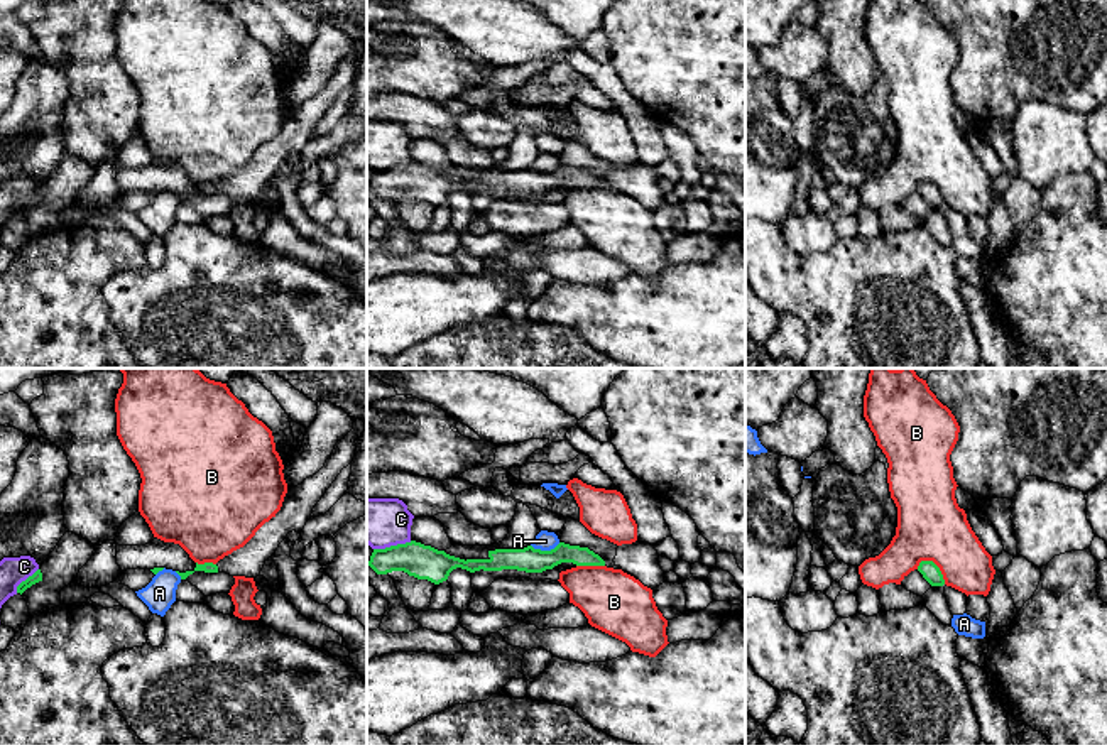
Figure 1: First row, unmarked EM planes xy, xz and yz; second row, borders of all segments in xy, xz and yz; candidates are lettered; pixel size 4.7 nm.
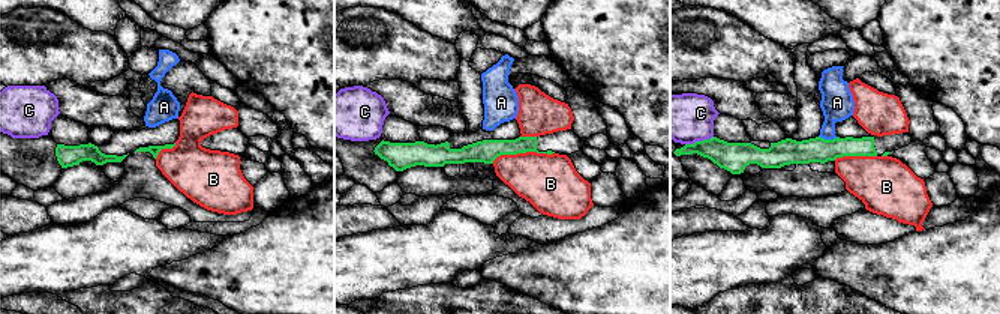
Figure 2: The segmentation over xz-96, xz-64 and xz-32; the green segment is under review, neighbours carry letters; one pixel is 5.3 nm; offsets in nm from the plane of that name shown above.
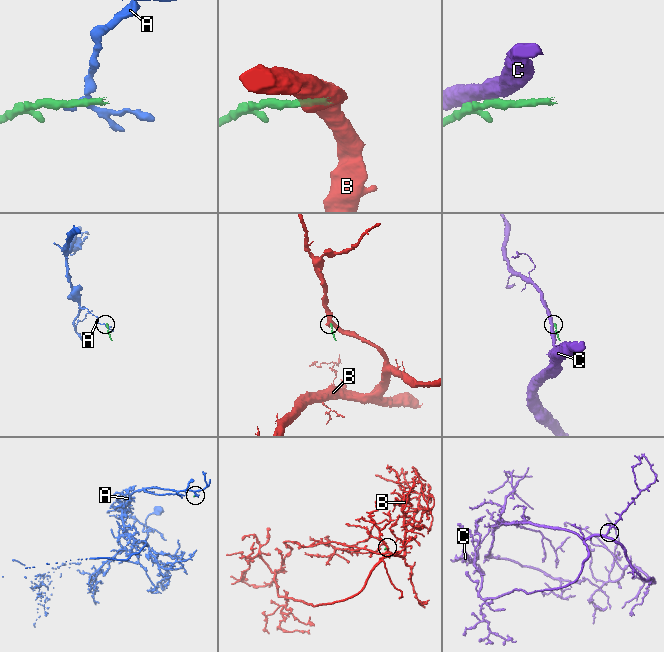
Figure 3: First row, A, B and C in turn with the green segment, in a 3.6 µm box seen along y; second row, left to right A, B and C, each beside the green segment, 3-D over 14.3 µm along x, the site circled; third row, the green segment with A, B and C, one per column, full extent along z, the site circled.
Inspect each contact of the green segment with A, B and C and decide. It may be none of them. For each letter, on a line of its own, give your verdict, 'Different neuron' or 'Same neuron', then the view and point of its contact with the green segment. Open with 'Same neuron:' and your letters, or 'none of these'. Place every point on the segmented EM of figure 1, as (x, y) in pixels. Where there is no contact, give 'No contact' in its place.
Same neuron: none of these
A: Different neuron. Touches green at xz (545, 551)
B: Different neuron. Touches green at yz (937, 566)
C: Different neuron. Touches green at xy (26, 580)

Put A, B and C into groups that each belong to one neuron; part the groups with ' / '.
A / B / C

